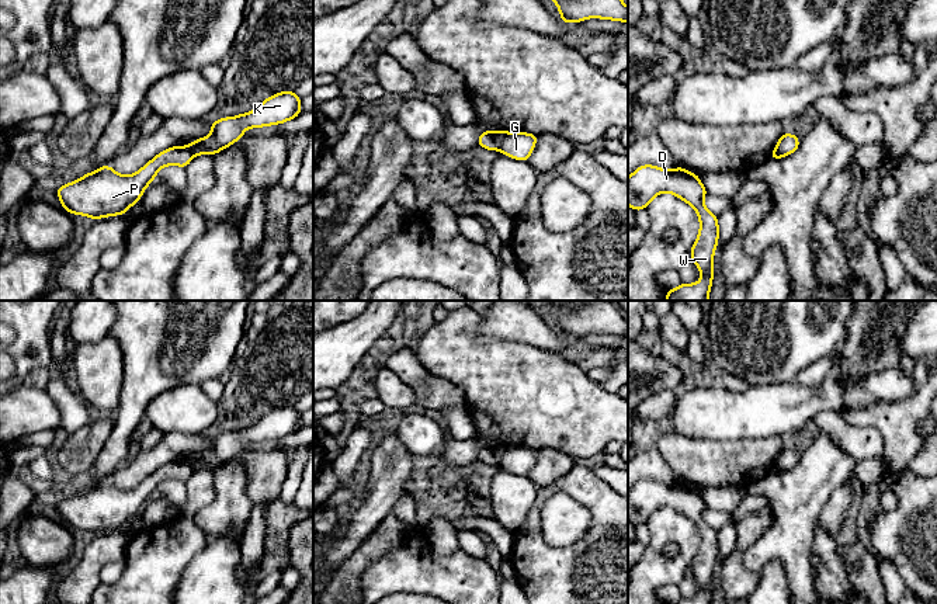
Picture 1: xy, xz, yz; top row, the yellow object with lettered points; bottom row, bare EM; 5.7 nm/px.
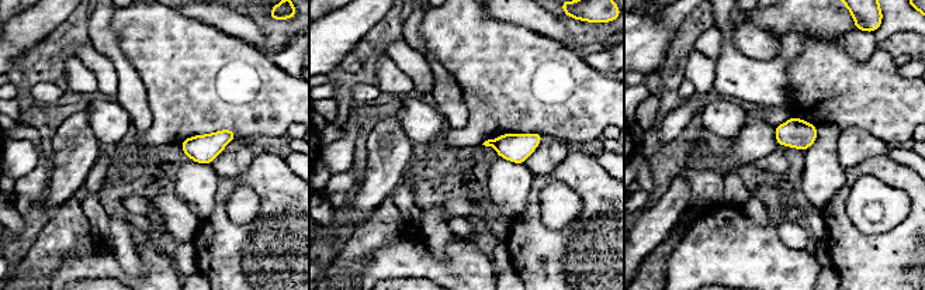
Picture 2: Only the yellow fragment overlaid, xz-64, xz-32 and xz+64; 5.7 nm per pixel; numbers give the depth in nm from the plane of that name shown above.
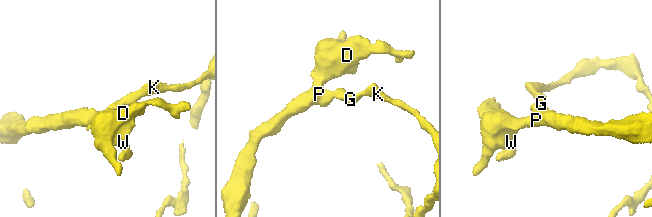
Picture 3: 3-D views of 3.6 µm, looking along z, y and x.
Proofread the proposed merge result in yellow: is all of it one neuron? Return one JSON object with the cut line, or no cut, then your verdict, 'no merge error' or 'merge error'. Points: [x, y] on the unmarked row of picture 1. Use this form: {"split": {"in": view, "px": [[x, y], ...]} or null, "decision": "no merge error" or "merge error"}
{"split": {"in": "xz", "px": [[507, 447], [499, 464]]}, "decision": "merge error"}

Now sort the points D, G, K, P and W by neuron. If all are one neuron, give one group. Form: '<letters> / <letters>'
D P W / G K

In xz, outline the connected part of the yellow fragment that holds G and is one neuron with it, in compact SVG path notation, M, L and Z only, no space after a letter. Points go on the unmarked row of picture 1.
M507 447L500 466L511 473L527 476L537 458L535 448L525 447Z

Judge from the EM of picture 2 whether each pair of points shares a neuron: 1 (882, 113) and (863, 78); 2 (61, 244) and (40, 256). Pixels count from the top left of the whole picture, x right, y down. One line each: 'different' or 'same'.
1: same
2: same

